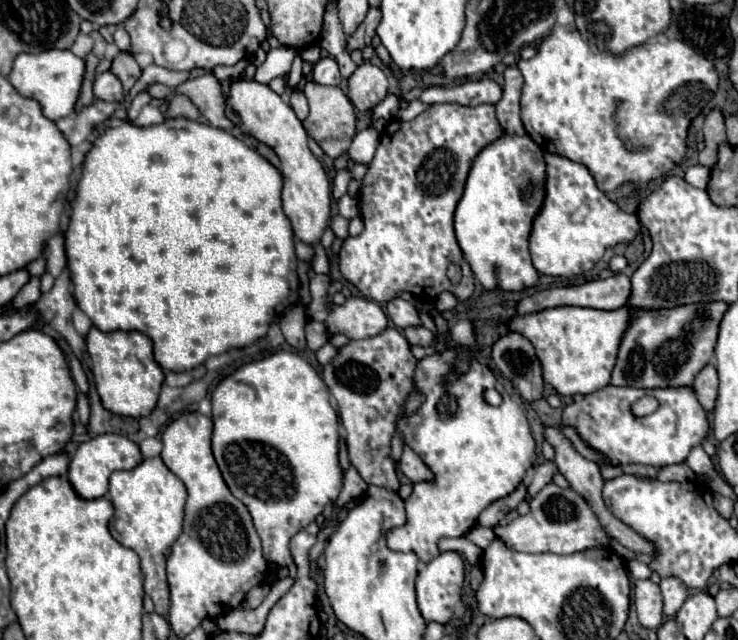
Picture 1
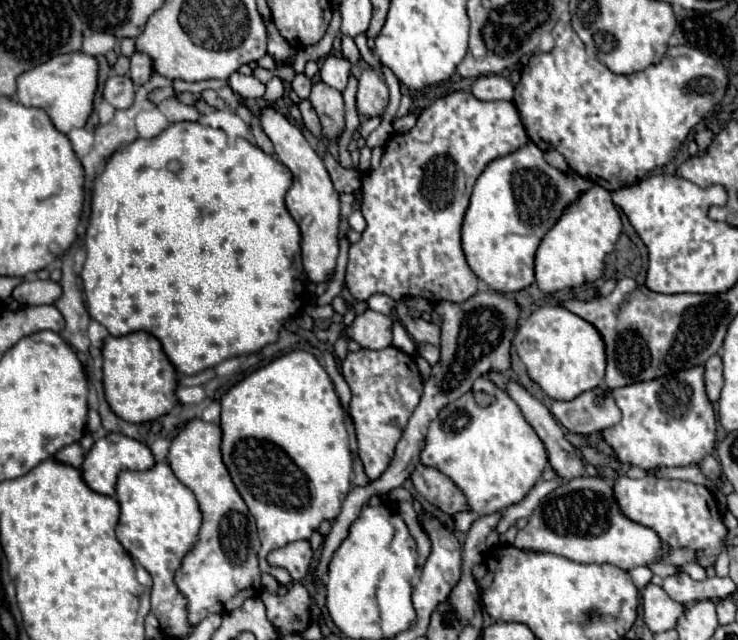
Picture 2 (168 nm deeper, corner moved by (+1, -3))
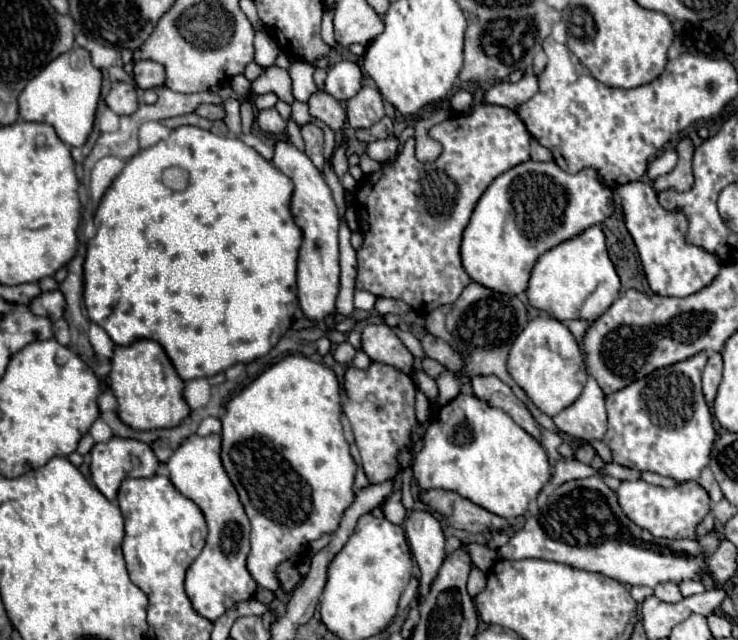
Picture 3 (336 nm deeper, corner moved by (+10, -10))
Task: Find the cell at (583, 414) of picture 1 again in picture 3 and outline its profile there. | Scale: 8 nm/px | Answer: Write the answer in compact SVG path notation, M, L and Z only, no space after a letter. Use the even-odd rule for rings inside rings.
M696 354L606 396L608 432L602 442L610 448L614 464L636 468L640 472L656 472L678 482L700 478L716 438L712 414L704 402L700 386L704 364L706 354Z

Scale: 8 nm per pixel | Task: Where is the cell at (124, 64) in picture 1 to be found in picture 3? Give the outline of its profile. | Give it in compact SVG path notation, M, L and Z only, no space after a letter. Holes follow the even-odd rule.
M152 60L136 62L132 76L134 76L136 86L142 88L142 90L156 88L156 86L164 84L164 68L158 62L152 62Z

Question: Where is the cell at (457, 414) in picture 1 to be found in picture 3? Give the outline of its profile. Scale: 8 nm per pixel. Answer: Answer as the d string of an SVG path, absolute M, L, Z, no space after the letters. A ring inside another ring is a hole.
M458 394L434 416L424 434L424 446L416 456L412 470L420 488L444 488L458 492L466 500L502 518L522 516L528 510L528 502L536 498L542 486L550 480L550 464L542 444L524 432L506 412L468 394Z

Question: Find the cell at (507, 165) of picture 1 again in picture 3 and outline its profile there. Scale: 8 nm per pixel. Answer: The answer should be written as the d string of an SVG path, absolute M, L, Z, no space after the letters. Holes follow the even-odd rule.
M522 162L502 172L476 202L462 234L462 266L474 282L490 290L522 294L538 256L582 230L602 224L612 214L610 202L612 190L602 186L596 170L568 174L556 162Z

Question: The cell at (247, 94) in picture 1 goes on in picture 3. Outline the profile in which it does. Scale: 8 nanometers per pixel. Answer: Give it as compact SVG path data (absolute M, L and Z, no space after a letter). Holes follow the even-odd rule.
M278 140L274 146L272 164L294 182L294 192L290 200L290 212L298 228L302 228L302 246L298 254L298 300L304 314L312 320L324 320L334 312L334 302L338 294L338 214L332 192L324 182L324 176L308 162L308 156L300 152L290 142Z

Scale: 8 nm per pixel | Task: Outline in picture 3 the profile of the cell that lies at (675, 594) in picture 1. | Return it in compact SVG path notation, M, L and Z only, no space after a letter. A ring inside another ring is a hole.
M664 582L664 584L658 584L654 588L654 596L660 598L662 602L680 602L682 600L682 594L678 590L678 584L674 582Z

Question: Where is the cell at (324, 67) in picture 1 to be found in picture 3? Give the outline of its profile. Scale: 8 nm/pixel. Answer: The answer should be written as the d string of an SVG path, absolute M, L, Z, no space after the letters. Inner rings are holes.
M338 62L328 68L328 76L324 80L324 92L344 102L352 98L362 88L362 72L354 62Z

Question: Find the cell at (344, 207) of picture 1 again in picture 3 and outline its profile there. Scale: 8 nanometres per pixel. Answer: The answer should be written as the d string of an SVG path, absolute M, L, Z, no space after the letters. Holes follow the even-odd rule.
M312 122L304 124L300 130L302 130L304 144L306 144L306 150L304 150L306 156L312 160L312 164L320 172L324 172L324 138L322 138L322 130Z

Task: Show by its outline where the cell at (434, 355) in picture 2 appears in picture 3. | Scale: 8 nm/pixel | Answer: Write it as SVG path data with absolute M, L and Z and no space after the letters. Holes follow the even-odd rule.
M424 358L424 360L422 360L422 370L424 370L430 378L436 378L436 376L444 370L444 366L442 366L440 362L432 360L432 358Z

